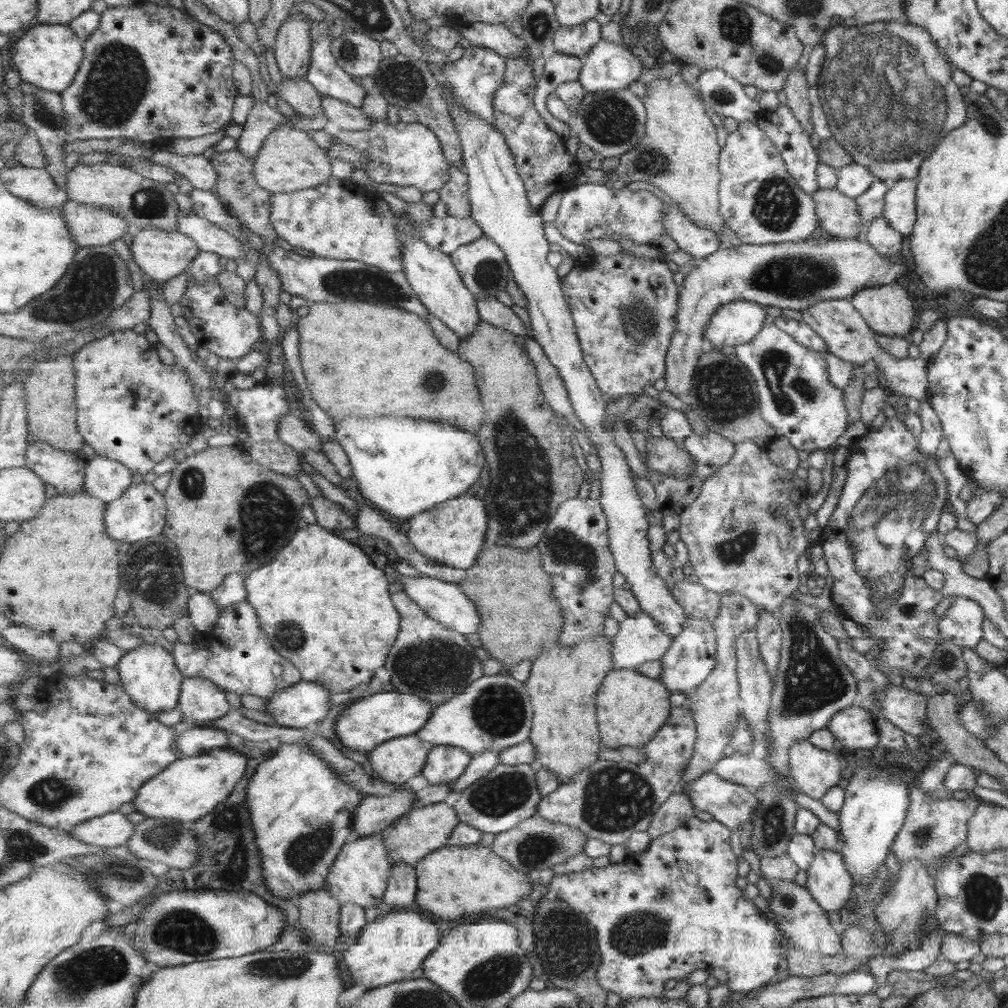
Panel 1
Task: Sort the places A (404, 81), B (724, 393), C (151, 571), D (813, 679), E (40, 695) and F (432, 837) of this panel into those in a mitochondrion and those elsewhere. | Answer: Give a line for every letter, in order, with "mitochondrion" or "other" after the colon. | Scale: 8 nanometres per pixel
A: mitochondrion
B: mitochondrion
C: mitochondrion
D: mitochondrion
E: other
F: other

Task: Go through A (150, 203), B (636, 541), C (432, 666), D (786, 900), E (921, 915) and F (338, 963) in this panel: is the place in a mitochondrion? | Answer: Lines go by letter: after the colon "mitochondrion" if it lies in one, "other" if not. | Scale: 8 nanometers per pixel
A: mitochondrion
B: other
C: mitochondrion
D: mitochondrion
E: mitochondrion
F: other

